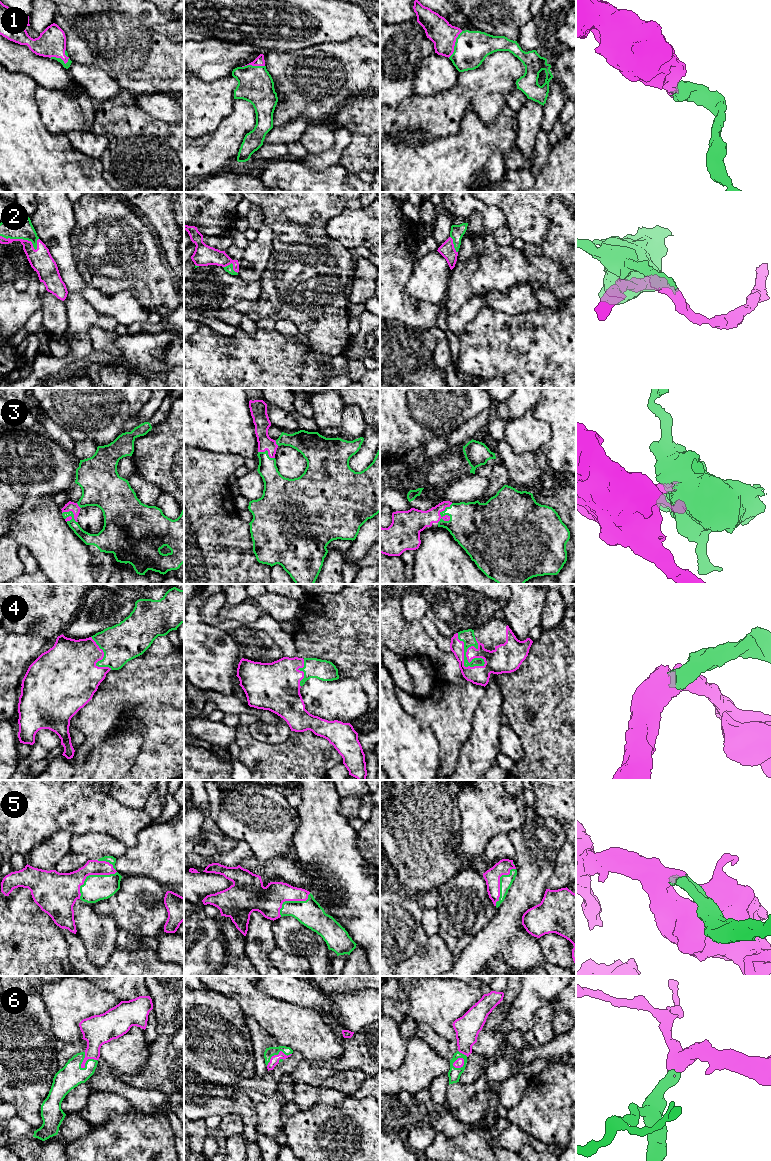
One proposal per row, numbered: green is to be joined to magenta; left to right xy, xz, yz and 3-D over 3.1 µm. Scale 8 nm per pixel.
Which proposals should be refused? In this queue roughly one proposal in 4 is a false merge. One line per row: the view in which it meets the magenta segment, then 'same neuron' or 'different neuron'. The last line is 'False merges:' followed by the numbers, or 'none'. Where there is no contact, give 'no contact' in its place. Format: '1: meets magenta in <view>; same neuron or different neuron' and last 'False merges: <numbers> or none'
1: meets magenta in xy; same neuron
2: meets magenta in xy; same neuron
3: meets magenta in yz; same neuron
4: meets magenta in yz; same neuron
5: meets magenta in xy; same neuron
6: meets magenta in xy; same neuron
False merges: none

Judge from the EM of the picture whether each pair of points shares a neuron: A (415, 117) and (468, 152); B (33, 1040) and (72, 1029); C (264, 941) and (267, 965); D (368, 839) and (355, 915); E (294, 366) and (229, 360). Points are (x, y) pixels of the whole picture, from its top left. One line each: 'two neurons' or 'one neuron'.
A: two neurons
B: two neurons
C: one neuron
D: two neurons
E: one neuron

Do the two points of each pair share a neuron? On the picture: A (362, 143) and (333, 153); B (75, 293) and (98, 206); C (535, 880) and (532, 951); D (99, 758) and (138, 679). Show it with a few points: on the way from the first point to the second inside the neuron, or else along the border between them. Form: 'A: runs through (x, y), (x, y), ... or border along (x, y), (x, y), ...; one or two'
A: border along (344, 127), (351, 142), (340, 164); two
B: border along (71, 252), (78, 272), (85, 282); two
C: runs through (520, 898), (514, 905), (515, 933); one
D: border along (131, 733), (121, 736), (116, 731), (89, 753); two

